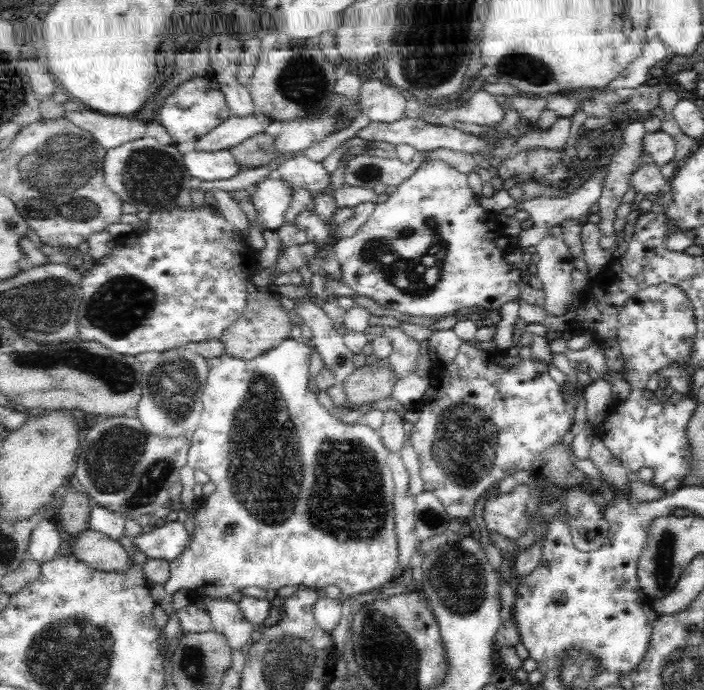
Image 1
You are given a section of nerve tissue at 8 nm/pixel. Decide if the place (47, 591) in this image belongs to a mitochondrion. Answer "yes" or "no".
no

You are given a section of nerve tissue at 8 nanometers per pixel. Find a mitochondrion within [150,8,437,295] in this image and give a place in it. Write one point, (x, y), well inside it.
(301, 83)

